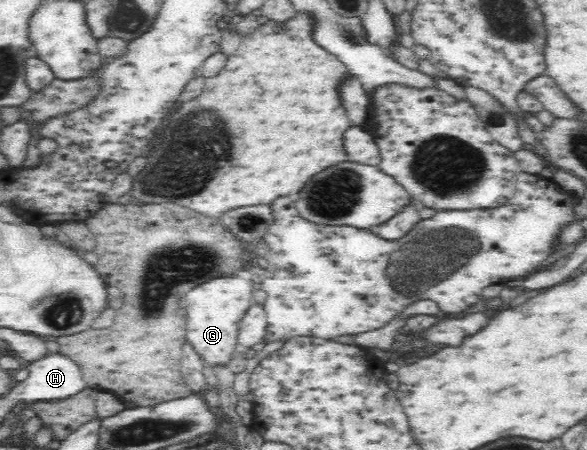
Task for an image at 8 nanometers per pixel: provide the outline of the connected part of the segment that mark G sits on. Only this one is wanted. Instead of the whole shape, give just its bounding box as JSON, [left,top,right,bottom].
[183,276,254,372]

